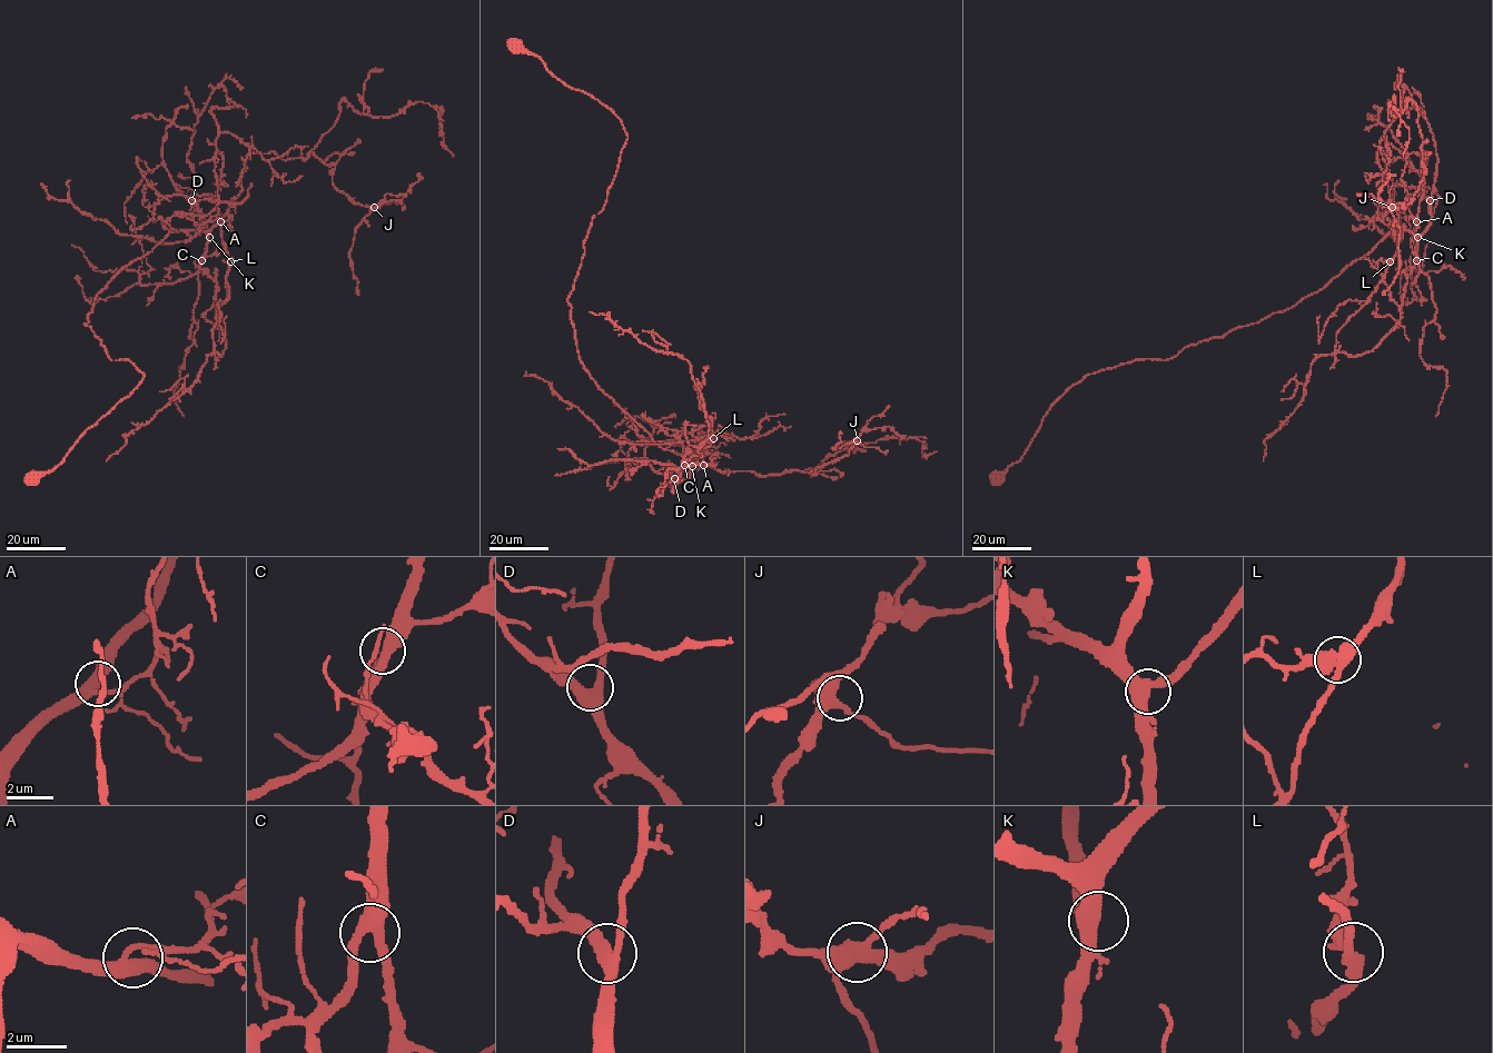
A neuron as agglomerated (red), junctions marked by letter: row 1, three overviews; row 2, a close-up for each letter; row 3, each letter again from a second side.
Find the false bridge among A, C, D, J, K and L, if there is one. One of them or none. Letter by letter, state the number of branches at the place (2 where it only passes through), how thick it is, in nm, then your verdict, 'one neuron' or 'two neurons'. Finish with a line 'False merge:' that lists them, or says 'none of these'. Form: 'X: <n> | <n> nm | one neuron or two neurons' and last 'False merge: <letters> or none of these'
A: 3 | 360 nm | one neuron
C: 3 | 400 nm | one neuron
D: 3 | 400 nm | one neuron
J: 3 | 400 nm | one neuron
K: 3 | 460 nm | one neuron
L: 3 | 440 nm | two neurons
False merge: L

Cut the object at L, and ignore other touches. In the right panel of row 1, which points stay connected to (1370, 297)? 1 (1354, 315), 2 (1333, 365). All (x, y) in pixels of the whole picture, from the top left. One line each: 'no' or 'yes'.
1: yes
2: yes

